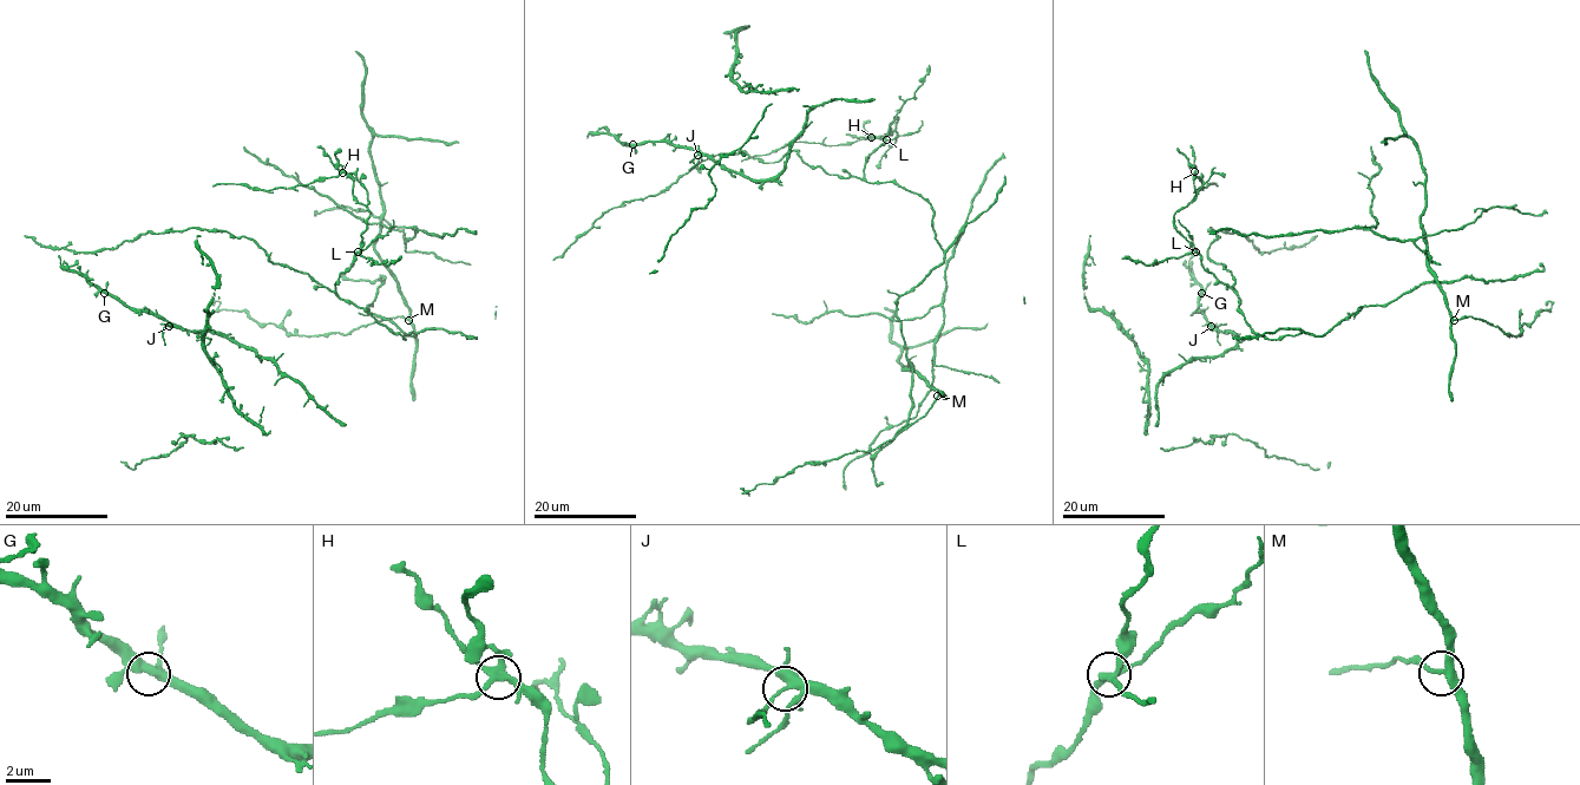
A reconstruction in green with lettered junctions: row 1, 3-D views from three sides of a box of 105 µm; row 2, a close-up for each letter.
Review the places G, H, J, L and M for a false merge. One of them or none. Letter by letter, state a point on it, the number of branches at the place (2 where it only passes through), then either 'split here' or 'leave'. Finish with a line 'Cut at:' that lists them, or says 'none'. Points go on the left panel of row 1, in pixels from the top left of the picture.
G: place (104, 293); branches 4; leave
H: place (342, 172); branches 4; split here
J: place (169, 326); branches 4; leave
L: place (358, 252); branches 3; leave
M: place (408, 320); branches 3; leave
Cut at: H

